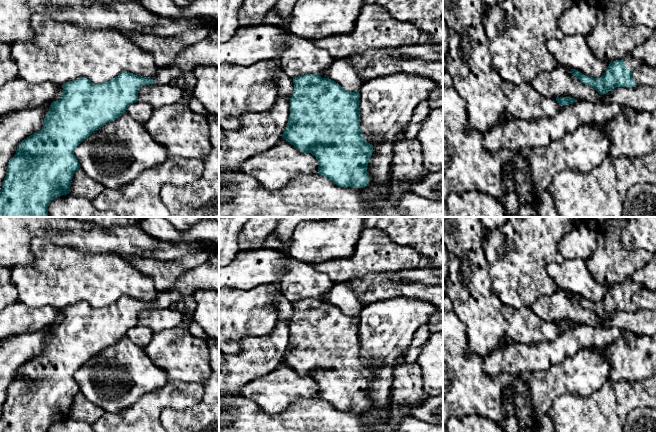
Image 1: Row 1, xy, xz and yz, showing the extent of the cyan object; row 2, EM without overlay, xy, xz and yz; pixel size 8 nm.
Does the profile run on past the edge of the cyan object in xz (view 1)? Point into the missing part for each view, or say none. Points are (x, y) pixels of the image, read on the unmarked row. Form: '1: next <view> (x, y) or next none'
1: next none

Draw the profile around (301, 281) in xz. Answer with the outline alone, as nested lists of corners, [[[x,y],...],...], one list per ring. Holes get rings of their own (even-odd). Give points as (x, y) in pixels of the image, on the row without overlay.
[[[295,259],[291,260],[288,271],[278,283],[280,293],[291,302],[319,298],[333,286],[334,282],[326,273]]]

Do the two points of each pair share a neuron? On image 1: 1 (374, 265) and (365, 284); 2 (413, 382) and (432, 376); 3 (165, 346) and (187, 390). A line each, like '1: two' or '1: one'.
1: two
2: two
3: two

